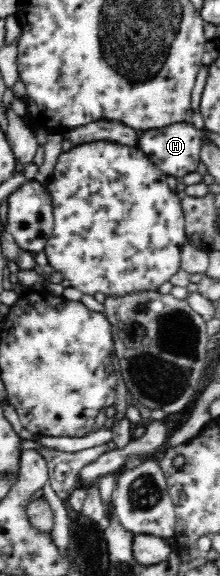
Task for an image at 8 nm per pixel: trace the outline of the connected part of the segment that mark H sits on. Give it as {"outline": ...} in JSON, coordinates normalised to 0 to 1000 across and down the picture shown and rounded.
{"outline":[[[809,210],[782,214],[782,217],[627,227],[618,248],[609,248],[627,253],[627,259],[673,271],[682,281],[718,288],[750,302],[786,304],[795,309],[827,309],[850,300],[891,297],[923,250],[914,226],[891,224],[873,212],[845,210]]]}

